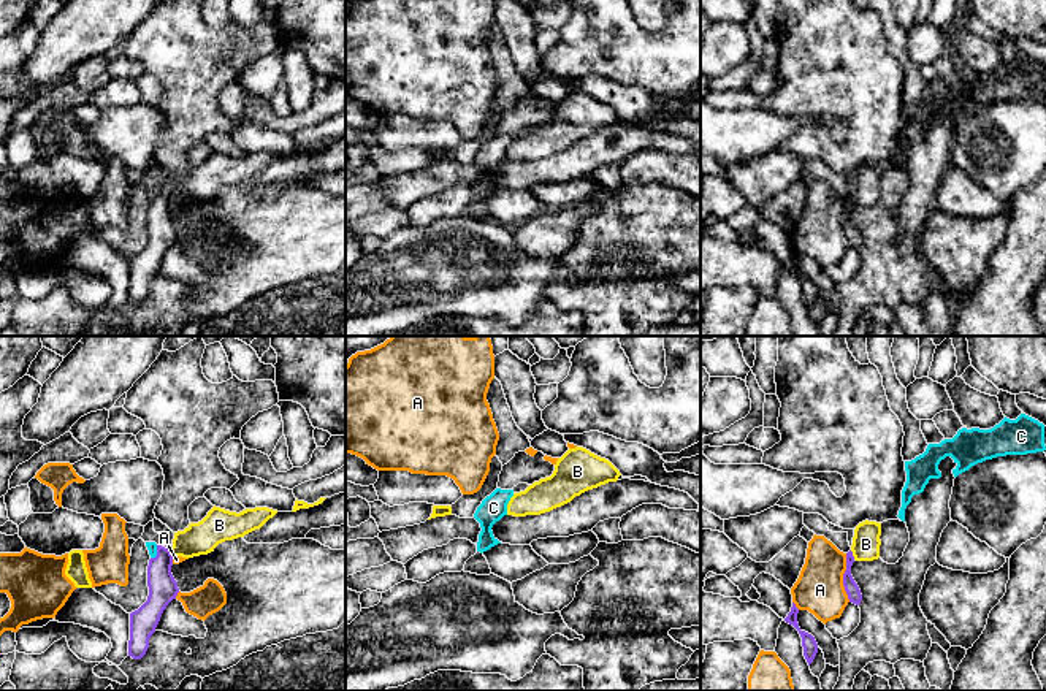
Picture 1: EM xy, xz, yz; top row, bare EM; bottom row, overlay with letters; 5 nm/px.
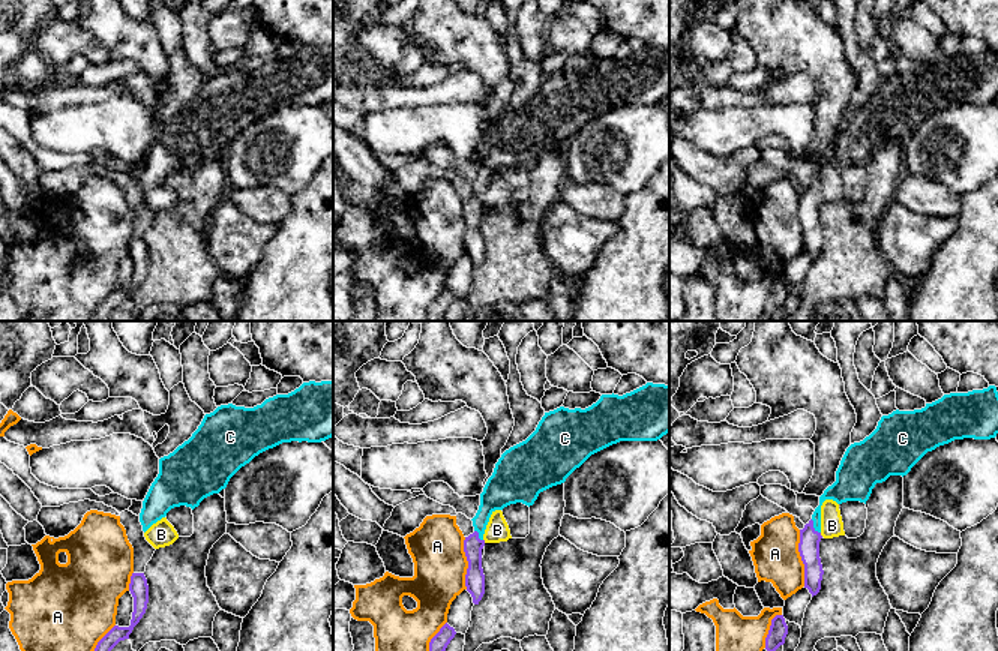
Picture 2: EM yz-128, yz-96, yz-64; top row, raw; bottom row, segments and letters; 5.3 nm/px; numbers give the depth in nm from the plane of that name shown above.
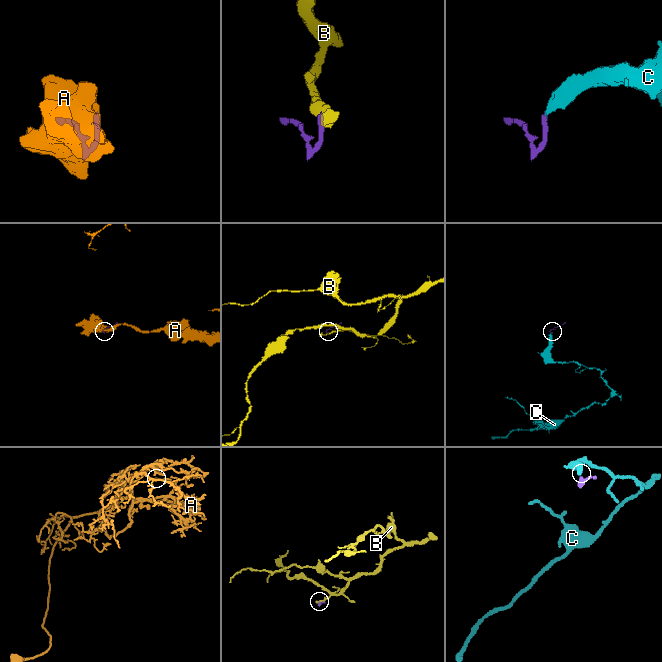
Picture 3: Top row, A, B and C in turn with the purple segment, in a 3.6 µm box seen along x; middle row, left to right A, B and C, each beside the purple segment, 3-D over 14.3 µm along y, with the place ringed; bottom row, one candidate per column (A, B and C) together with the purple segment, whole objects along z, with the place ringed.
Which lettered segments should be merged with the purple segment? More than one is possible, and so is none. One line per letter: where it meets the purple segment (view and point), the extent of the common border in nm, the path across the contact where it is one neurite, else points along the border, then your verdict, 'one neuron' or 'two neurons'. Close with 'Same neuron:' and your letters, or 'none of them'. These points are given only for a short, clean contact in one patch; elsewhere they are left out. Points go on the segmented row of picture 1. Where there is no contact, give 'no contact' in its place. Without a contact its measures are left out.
A: yz (843, 577) | 240 nm | two neurons
B: yz (851, 555) | 50 nm | along yz (850, 550), (855, 558) | two neurons
C: xy (157, 553) | 80 nm | across xy (164, 588), (159, 577), (157, 553), (151, 545) | one neuron
Same neuron: C

